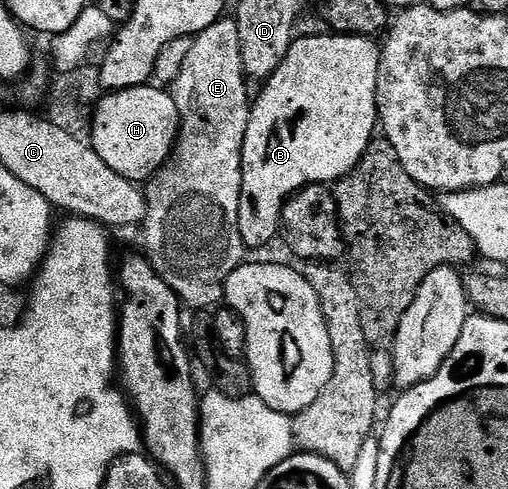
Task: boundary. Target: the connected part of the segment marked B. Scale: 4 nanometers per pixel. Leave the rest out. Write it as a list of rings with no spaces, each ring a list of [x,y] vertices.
[[[327,34],[328,36],[304,36],[293,39],[290,50],[286,54],[286,58],[282,62],[282,66],[278,66],[278,70],[274,70],[274,74],[269,80],[263,81],[262,87],[264,88],[260,92],[260,97],[255,97],[254,103],[251,105],[248,114],[248,125],[246,126],[246,138],[244,139],[244,145],[242,146],[242,194],[240,195],[240,205],[238,206],[238,226],[240,227],[240,233],[242,234],[242,242],[245,249],[252,250],[252,248],[264,248],[272,239],[277,239],[280,231],[280,215],[284,209],[284,203],[293,196],[295,192],[300,192],[303,188],[307,188],[309,184],[322,184],[325,186],[335,185],[337,180],[343,180],[345,176],[351,176],[357,168],[360,167],[360,161],[363,160],[366,150],[372,145],[374,137],[378,132],[378,117],[376,115],[376,87],[378,86],[378,70],[380,69],[380,49],[381,45],[377,43],[371,36],[345,36],[343,34]]]

